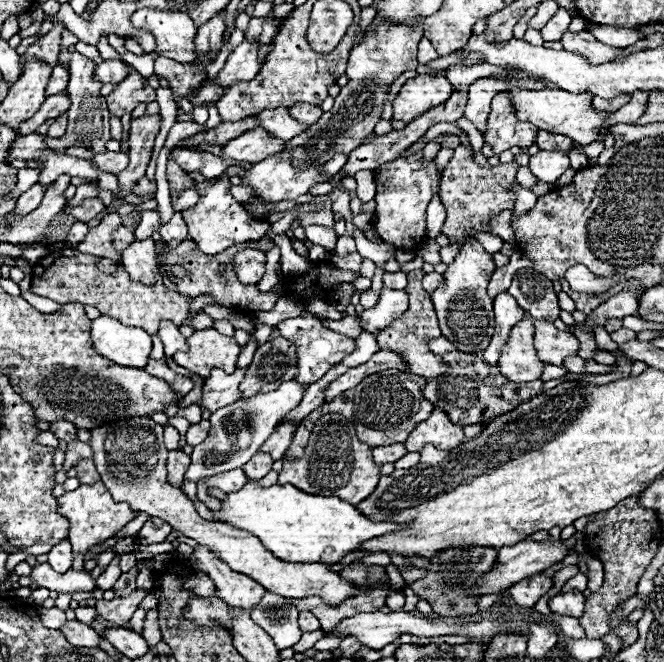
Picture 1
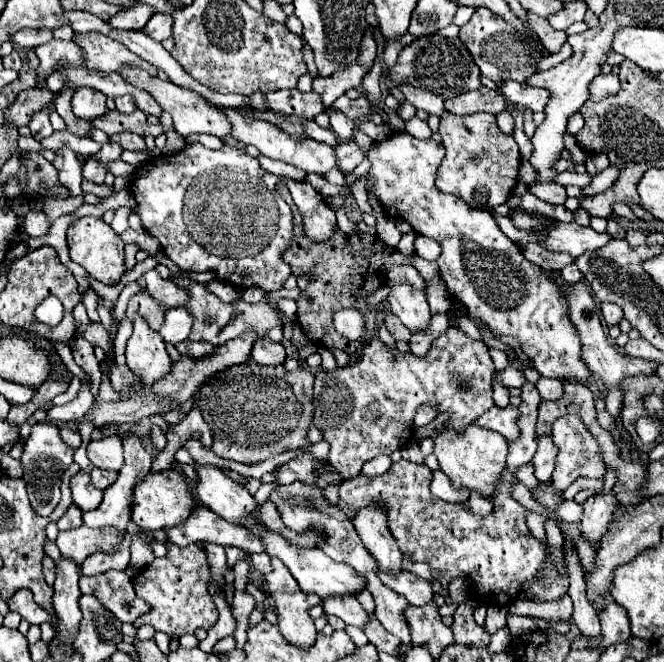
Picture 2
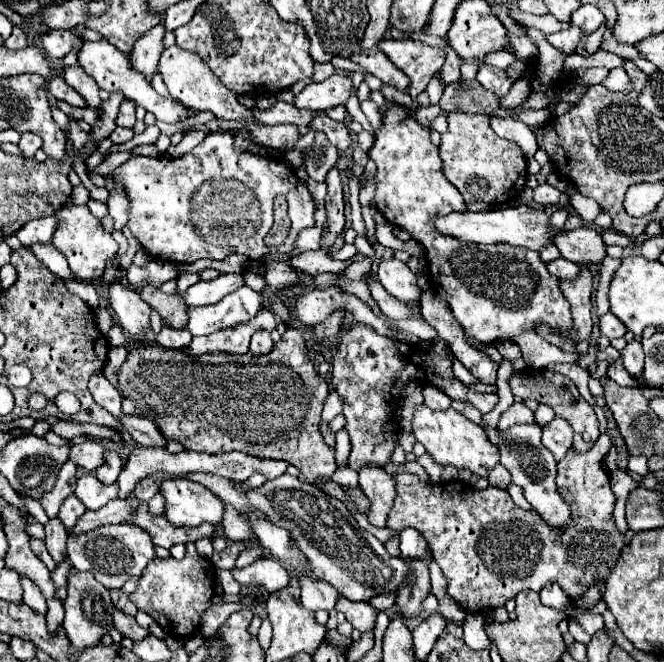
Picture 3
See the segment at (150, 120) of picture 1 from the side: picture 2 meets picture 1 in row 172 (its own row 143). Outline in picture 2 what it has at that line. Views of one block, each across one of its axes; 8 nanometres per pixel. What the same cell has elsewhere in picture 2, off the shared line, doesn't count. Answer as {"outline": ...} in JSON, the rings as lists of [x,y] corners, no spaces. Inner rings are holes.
{"outline":[[[120,132],[116,136],[112,136],[114,142],[118,142],[124,150],[144,150],[146,144],[144,144],[144,136],[138,136],[138,134],[132,134],[132,132]]]}

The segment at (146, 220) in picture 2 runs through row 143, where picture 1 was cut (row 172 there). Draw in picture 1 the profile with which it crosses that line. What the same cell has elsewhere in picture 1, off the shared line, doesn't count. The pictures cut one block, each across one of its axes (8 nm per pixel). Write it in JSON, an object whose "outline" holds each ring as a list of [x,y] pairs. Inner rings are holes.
{"outline":[[[194,172],[194,174],[190,174],[190,177],[196,182],[196,190],[200,192],[200,202],[196,206],[184,210],[182,216],[184,216],[184,222],[188,224],[188,234],[192,236],[192,240],[198,244],[198,248],[202,252],[214,254],[214,252],[226,250],[228,246],[234,246],[240,242],[250,242],[250,240],[260,240],[264,236],[264,232],[270,224],[250,216],[250,212],[246,212],[242,208],[242,204],[232,198],[228,176],[222,176],[218,180],[204,180],[204,176],[200,172]]]}

